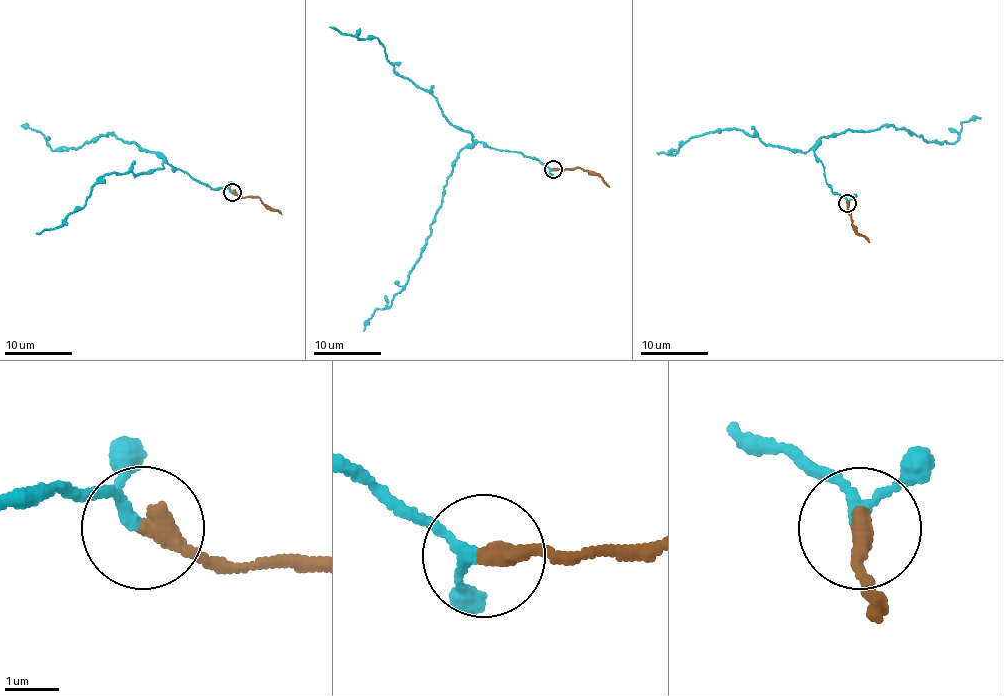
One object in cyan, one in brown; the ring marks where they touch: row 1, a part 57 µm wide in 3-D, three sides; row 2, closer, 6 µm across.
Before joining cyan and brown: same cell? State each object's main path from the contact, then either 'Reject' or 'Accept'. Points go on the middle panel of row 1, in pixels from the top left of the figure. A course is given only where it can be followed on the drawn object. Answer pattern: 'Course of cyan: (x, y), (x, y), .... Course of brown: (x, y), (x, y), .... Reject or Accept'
Course of cyan: (551, 169), (481, 142), (464, 148), (408, 282), (392, 303), (378, 308), (363, 330). Course of brown: (553, 169), (579, 168), (594, 171), (609, 186). Reject

